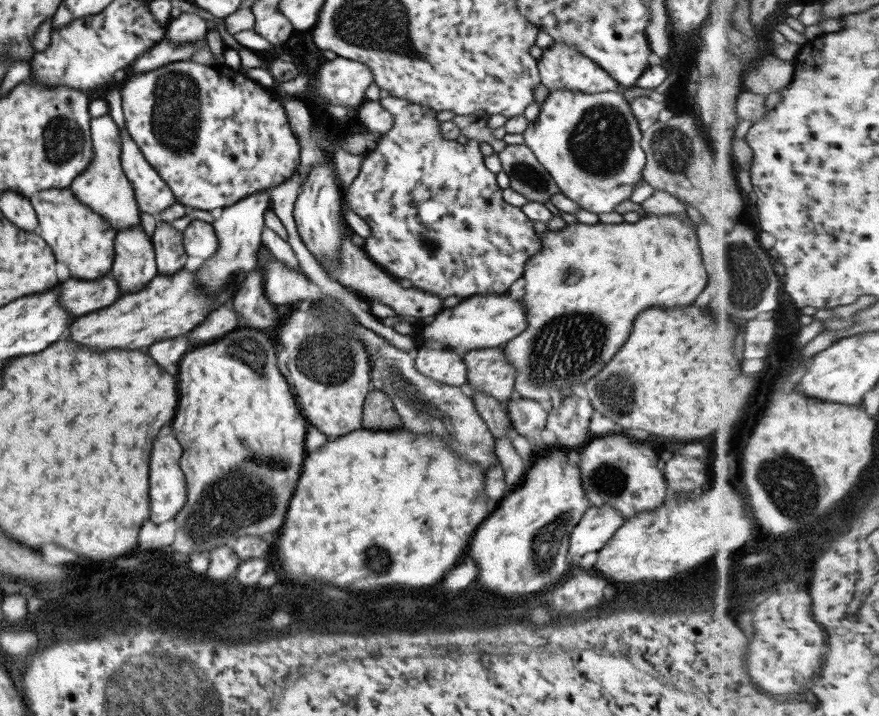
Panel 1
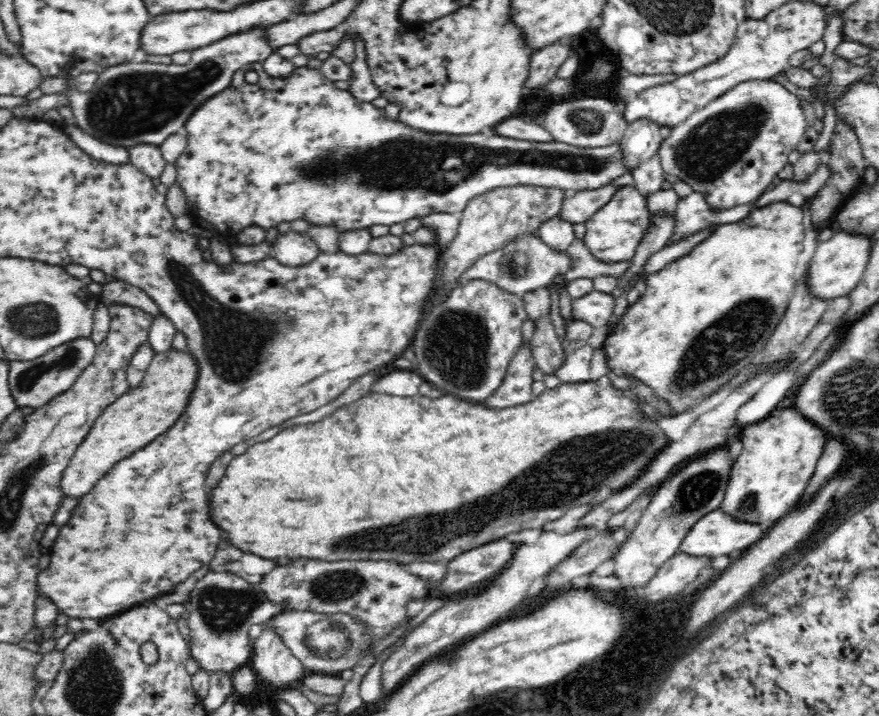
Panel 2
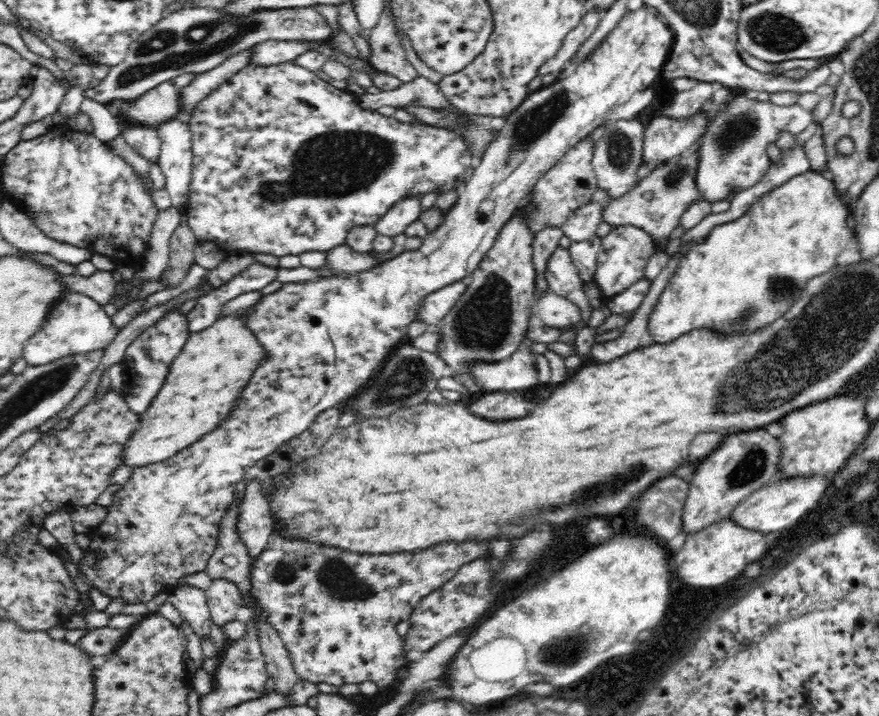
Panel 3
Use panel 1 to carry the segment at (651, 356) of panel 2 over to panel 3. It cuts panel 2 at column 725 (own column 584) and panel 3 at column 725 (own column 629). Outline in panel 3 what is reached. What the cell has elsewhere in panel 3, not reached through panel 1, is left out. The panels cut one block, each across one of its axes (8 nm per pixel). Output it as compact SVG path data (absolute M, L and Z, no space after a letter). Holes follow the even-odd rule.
M810 169L762 194L740 218L714 227L702 240L686 244L674 276L650 314L648 330L654 342L670 342L691 330L708 326L730 332L732 320L736 320L744 308L754 308L754 316L746 328L770 324L788 310L794 298L798 298L800 288L808 278L828 272L836 265L836 258L846 250L860 255L862 247L856 235L852 210L852 204L848 205L842 199L831 176Z

